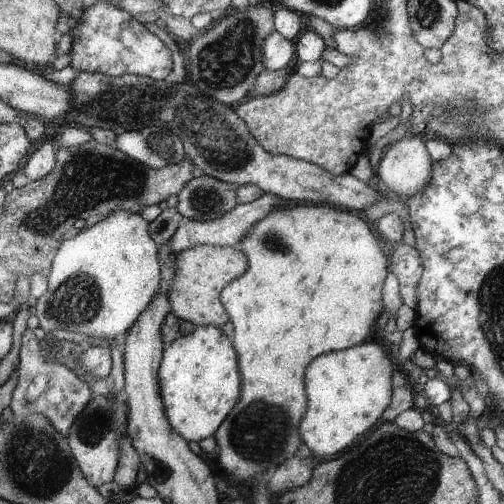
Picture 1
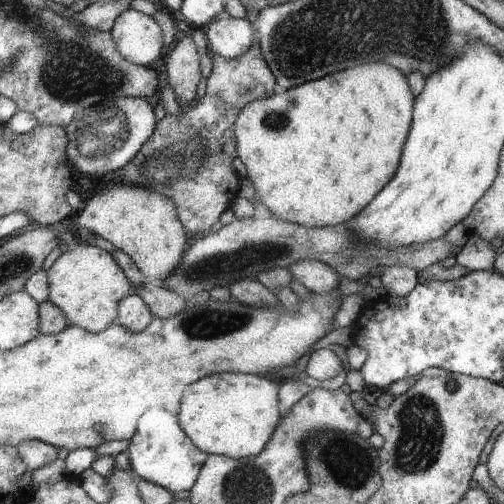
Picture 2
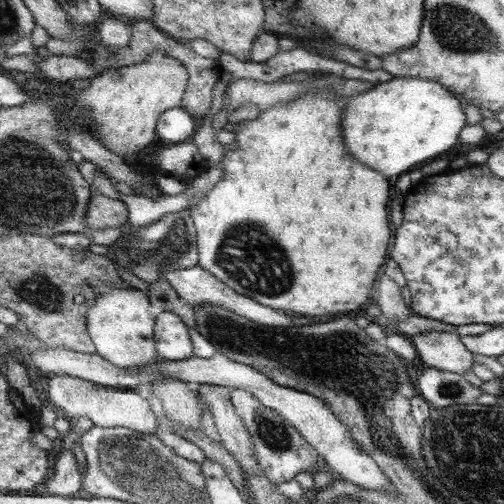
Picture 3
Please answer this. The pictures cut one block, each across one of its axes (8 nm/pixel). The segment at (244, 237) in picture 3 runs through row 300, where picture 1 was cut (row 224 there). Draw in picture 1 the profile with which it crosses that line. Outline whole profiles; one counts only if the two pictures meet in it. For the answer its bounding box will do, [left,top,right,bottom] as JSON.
[213,200,387,482]

